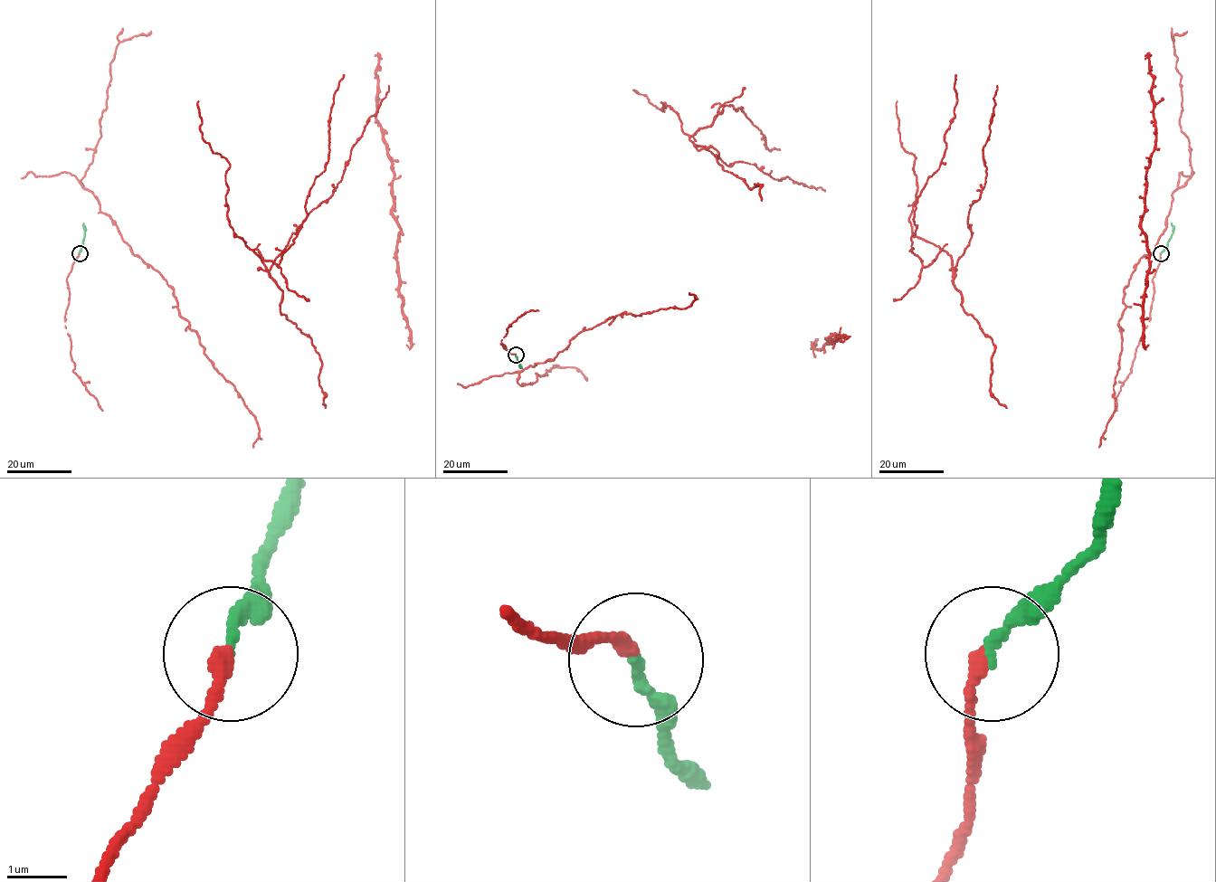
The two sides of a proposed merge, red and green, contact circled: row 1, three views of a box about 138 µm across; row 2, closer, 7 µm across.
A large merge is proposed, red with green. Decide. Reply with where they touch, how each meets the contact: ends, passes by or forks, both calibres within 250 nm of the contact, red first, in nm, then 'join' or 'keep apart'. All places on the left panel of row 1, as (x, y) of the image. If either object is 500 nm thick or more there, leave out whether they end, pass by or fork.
at (80, 253); red ends there; green ends there; 240 nm thick on the red side, 180 nm on the other; join

